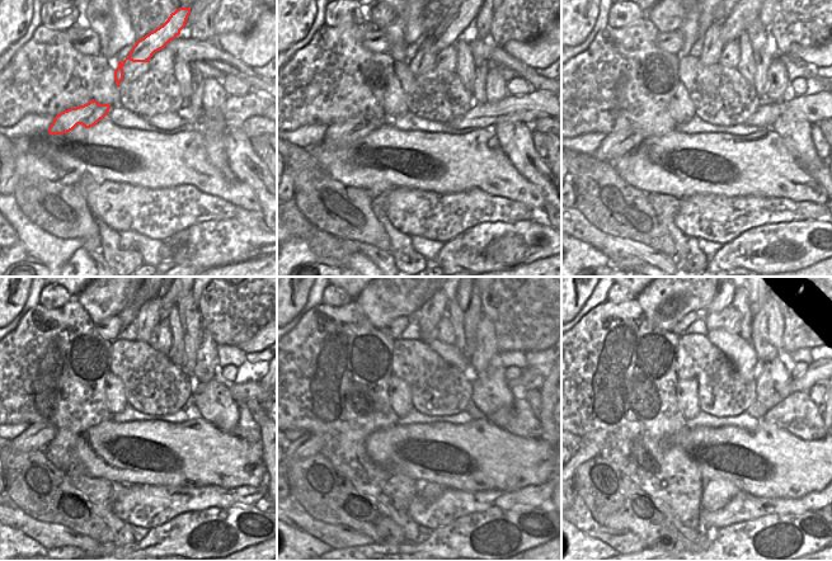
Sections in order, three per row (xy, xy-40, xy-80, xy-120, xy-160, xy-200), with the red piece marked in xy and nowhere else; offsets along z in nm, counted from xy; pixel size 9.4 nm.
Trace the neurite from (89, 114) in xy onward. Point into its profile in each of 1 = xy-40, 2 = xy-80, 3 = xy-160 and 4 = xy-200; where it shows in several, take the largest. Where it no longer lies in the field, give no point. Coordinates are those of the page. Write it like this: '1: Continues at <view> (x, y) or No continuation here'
1: Continues at xy-40 (338, 135)
2: Continues at xy-80 (616, 144)
3: Continues at xy-160 (308, 444)
4: Continues at xy-200 (587, 449).

